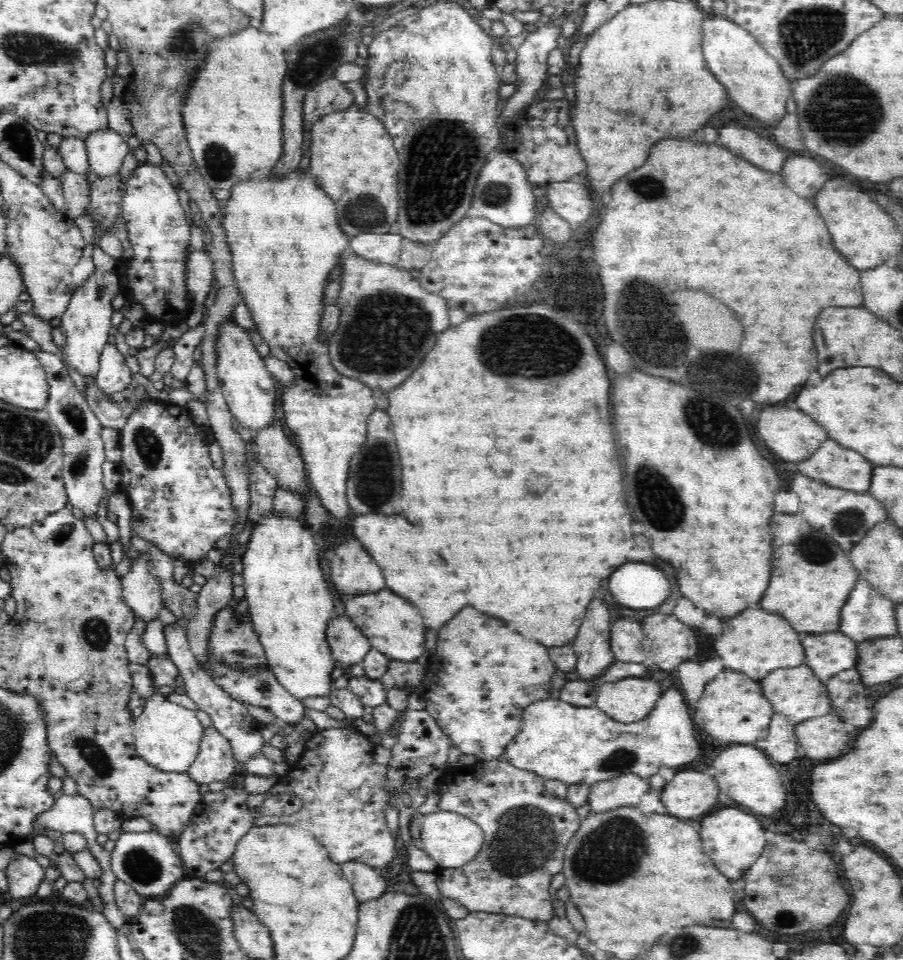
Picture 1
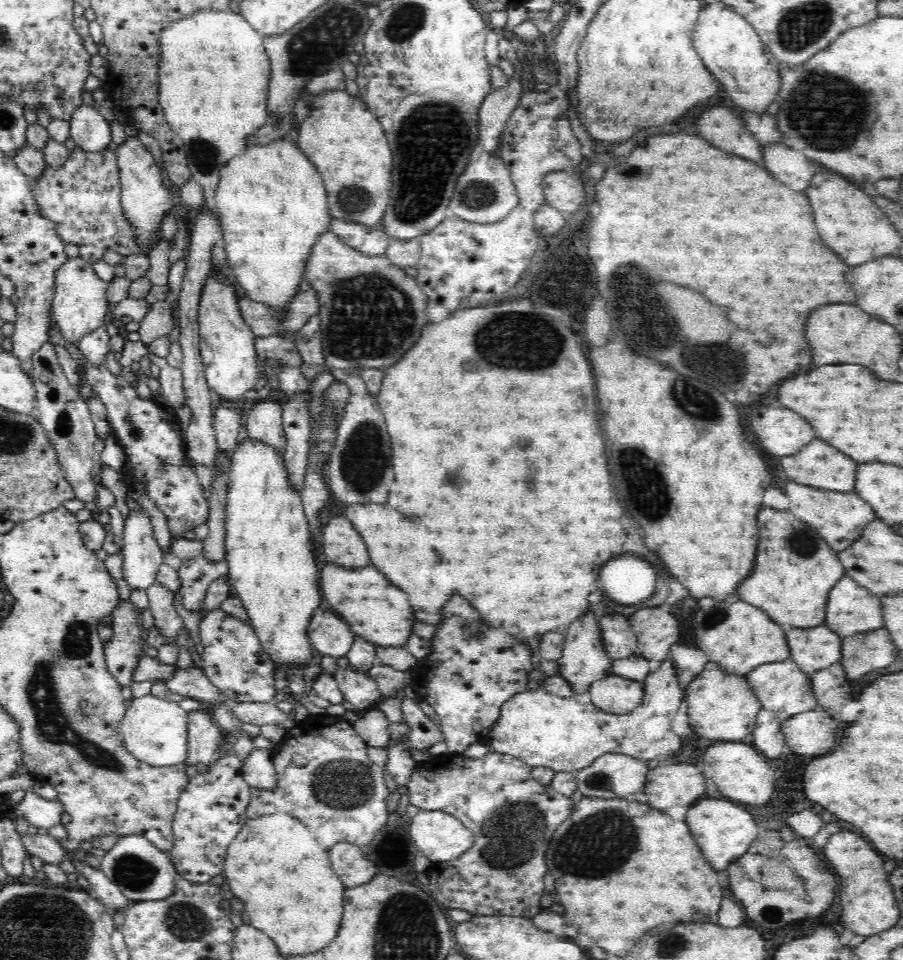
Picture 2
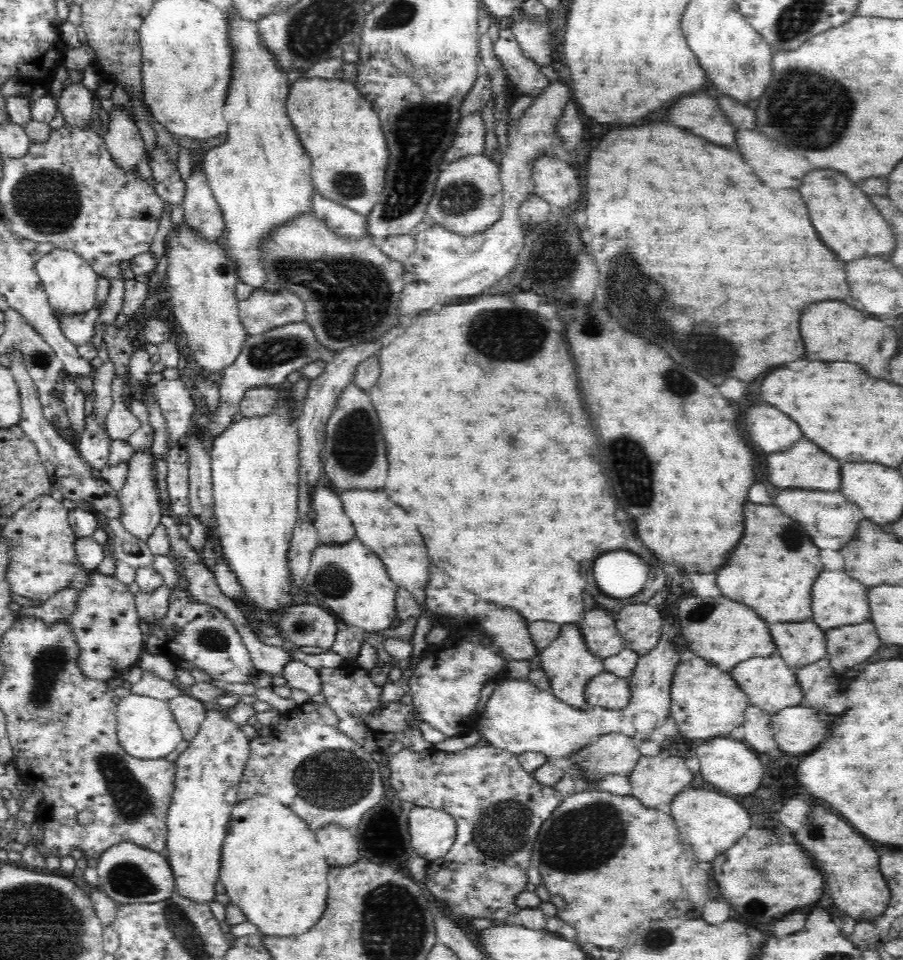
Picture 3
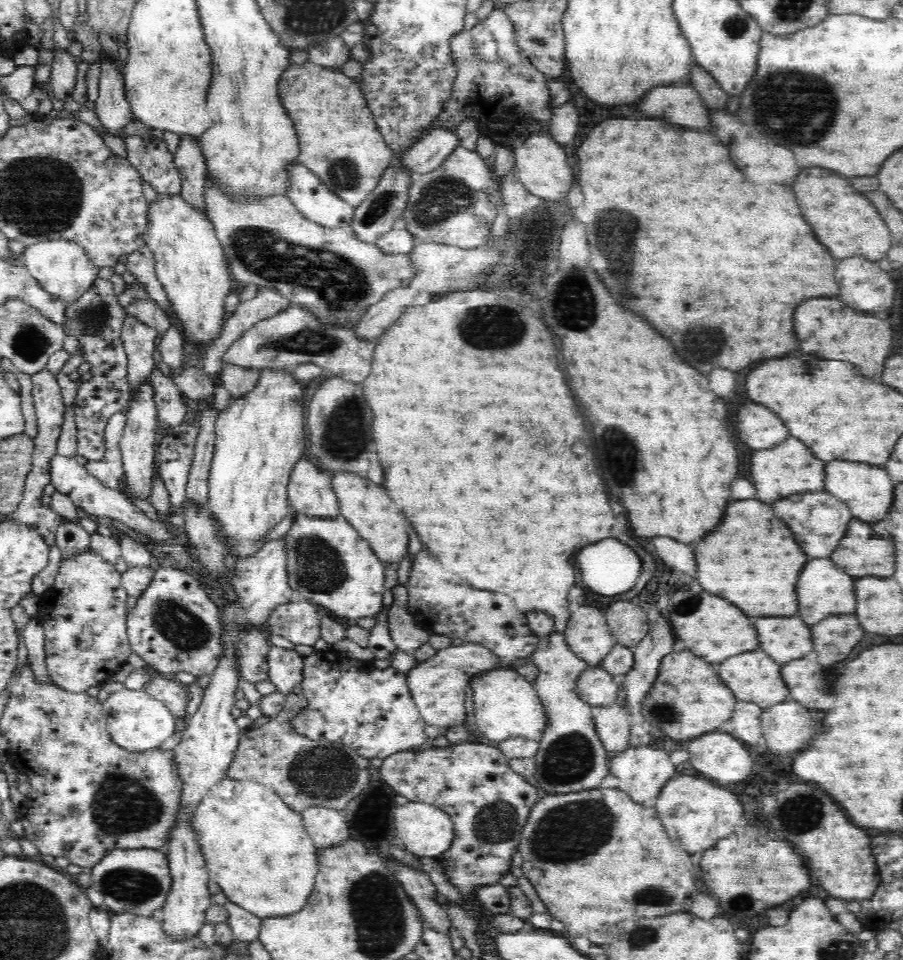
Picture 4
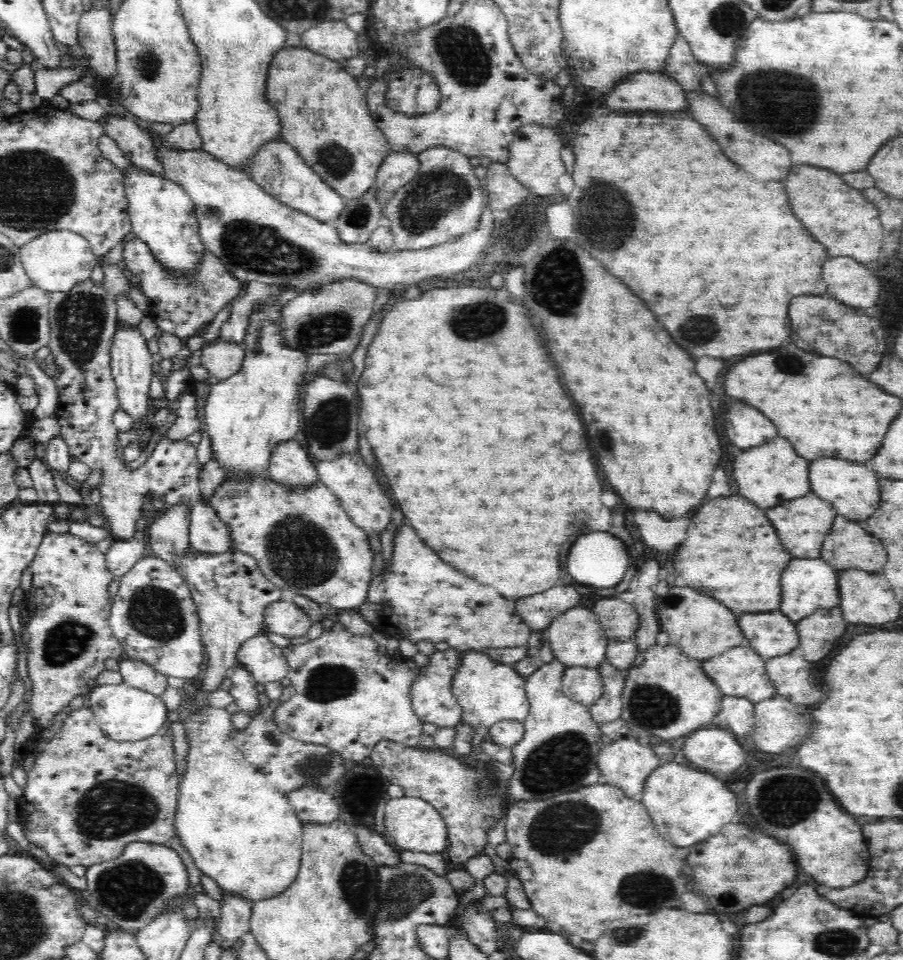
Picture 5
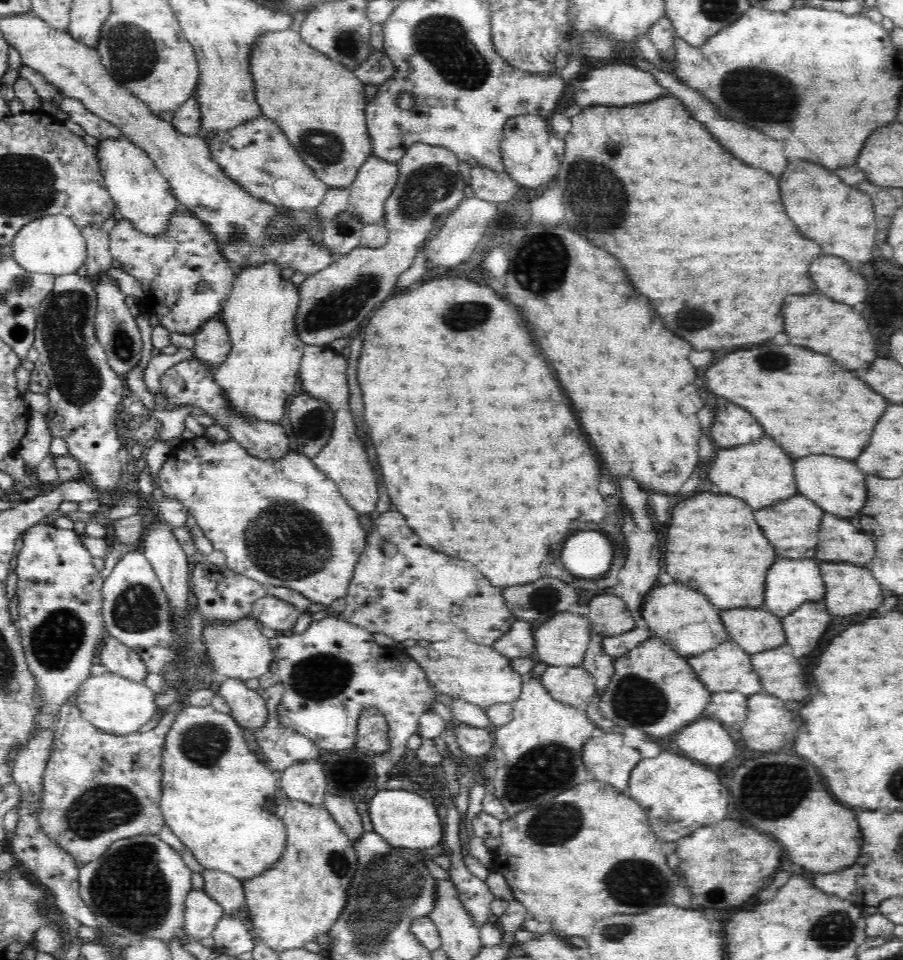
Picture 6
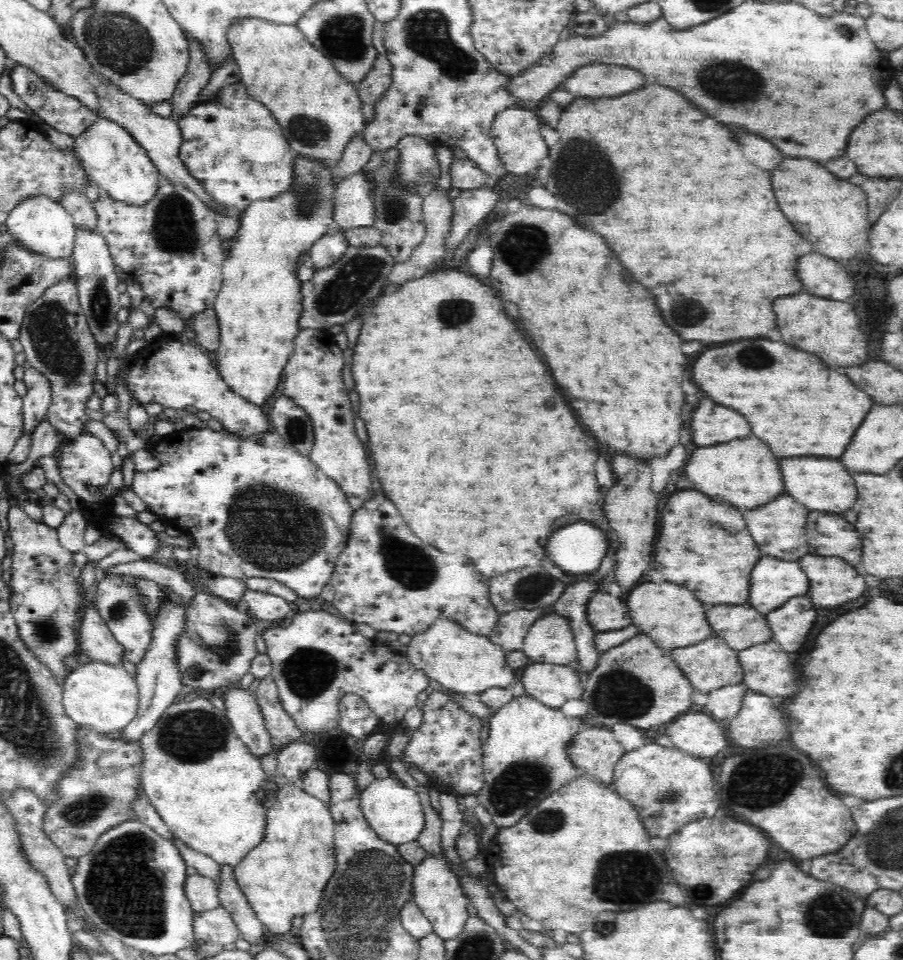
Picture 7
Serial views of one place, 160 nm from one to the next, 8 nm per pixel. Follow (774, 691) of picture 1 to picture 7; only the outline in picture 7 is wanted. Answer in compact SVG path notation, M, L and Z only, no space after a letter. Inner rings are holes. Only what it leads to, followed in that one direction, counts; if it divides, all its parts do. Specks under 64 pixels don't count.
M714 634L700 642L669 650L672 660L684 673L693 690L707 694L708 691L742 681L742 667L737 659L737 651L732 650L726 642Z

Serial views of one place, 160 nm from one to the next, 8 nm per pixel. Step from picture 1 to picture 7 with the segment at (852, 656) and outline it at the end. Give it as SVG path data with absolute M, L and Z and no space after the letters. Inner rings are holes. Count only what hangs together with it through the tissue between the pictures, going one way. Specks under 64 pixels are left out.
M748 603L704 607L706 620L714 635L735 651L771 639L765 615Z

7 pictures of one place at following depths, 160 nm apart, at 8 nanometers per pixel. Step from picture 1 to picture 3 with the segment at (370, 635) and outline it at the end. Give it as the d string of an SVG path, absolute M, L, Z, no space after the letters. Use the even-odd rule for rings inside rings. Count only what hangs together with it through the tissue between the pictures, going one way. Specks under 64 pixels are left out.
M356 534L343 543L318 542L311 550L309 567L304 577L303 586L306 586L306 590L318 602L321 602L321 606L332 612L339 619L339 622L346 626L357 626L362 628L363 632L374 634L390 628L391 622L394 620L394 593L397 584L389 577L382 559L364 545Z

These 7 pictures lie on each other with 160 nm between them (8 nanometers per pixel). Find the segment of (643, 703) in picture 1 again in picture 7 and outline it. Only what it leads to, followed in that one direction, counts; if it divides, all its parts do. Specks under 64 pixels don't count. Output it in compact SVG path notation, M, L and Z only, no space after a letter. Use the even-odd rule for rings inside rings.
M530 662L520 674L520 682L526 695L552 709L560 709L567 700L578 700L583 691L581 679L570 665Z

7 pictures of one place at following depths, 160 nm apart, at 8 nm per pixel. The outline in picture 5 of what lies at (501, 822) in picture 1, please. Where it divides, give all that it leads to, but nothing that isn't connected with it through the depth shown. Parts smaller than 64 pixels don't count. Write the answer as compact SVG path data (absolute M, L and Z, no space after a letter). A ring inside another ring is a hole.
M386 738L374 744L369 758L388 778L388 782L402 787L411 797L429 802L441 814L447 828L449 852L446 860L450 866L464 867L470 858L484 854L488 844L485 830L494 821L503 821L508 802L506 797L499 794L480 797L477 790L479 781L486 783L491 790L495 787L485 770L466 763L457 755L454 756L452 751L412 748Z

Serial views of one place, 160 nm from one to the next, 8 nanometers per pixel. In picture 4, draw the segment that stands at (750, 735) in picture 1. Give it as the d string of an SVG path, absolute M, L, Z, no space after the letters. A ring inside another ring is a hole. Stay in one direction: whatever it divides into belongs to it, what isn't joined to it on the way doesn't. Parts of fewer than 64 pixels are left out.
M684 649L680 652L672 650L661 658L655 679L642 696L641 701L637 705L630 704L629 710L634 716L634 721L650 723L656 730L664 734L664 738L688 740L694 736L702 736L704 732L718 730L720 724L730 720L736 699L731 690L720 680L714 665L696 656L691 650Z

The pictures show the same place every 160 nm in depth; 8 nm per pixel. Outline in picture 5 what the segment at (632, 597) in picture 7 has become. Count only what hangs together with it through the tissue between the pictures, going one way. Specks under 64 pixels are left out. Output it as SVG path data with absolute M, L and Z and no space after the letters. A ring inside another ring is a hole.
M670 588L664 596L656 596L655 613L660 630L668 634L671 645L676 645L686 656L705 661L722 654L733 646L744 644L743 634L736 624L736 613L700 594L694 588Z

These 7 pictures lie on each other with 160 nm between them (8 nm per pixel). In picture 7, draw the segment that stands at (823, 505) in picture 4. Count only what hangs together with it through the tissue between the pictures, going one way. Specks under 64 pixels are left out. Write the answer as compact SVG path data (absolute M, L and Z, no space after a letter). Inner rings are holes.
M788 494L778 496L774 502L768 502L762 508L746 510L742 512L746 530L752 536L754 544L758 546L760 554L776 556L785 561L796 561L797 558L808 553L806 534L804 534L804 522L806 522L806 508L796 504Z

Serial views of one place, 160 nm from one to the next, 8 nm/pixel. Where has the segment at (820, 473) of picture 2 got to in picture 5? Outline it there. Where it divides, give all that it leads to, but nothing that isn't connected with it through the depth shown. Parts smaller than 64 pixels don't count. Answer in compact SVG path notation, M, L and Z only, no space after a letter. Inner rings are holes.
M776 436L762 446L750 447L746 452L738 454L730 462L730 478L738 488L738 494L754 502L758 508L772 508L784 500L794 500L810 492L808 474L806 474L806 460L796 456L792 446Z

